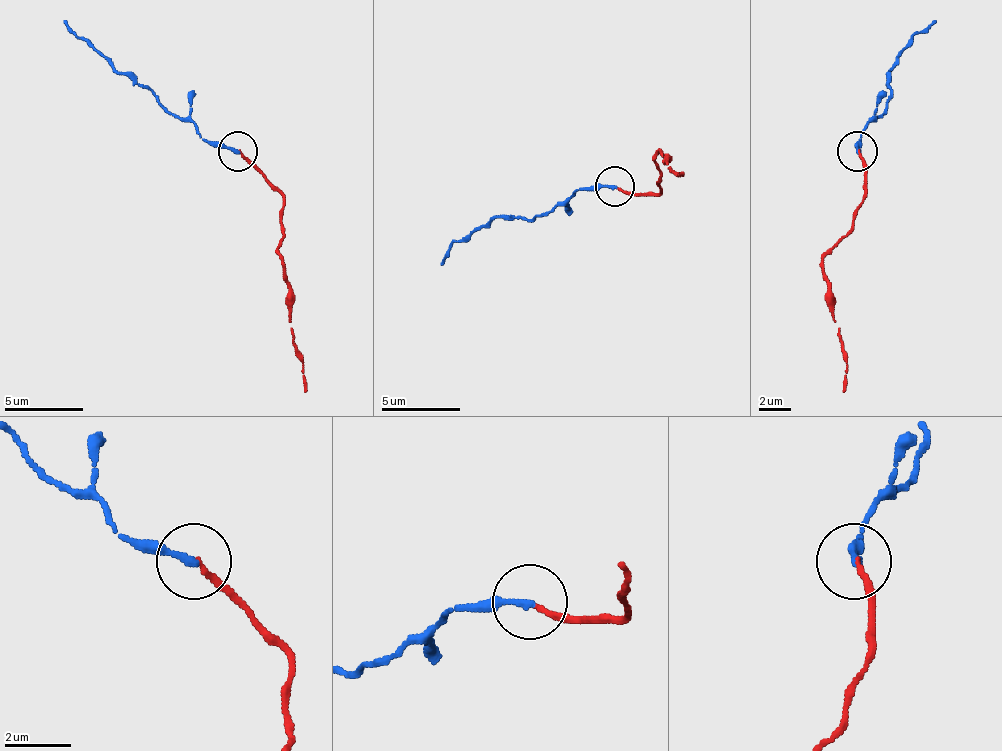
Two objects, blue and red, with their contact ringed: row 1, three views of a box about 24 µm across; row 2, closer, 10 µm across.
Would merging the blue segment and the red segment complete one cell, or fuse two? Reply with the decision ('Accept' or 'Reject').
Accept

